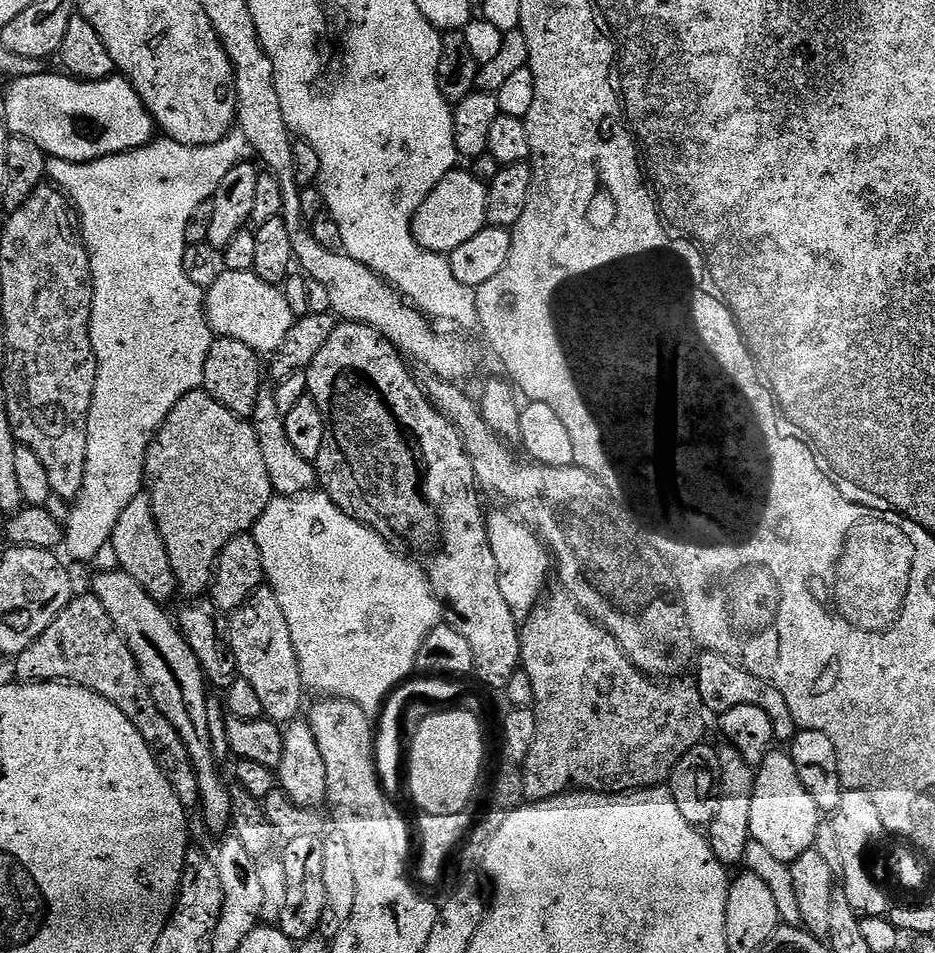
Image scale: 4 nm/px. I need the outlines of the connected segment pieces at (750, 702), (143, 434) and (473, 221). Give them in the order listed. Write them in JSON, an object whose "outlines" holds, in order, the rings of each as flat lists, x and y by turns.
{"outlines":[[[704,652,694,664,694,683,705,709,709,713,723,714,734,710,734,706,758,706,758,710,766,710,772,723,772,735,777,741,791,742,798,731,794,722,794,714,790,714,790,706,786,706,786,698,770,682,758,678,727,660,717,652]],[[229,134,223,140,214,142,210,146,186,146,167,138,153,139,152,143,145,148,135,148,133,152,123,152,113,156,104,156,100,160,92,160,89,164,75,164,65,160,49,159,47,179,55,187,59,188,69,201,74,205,75,215,78,217,78,227,82,233,85,248,90,256,90,270,92,271,92,285,94,286,94,298,92,299,92,325,90,326,90,338,92,349,96,355,96,385,94,386,94,398,88,415,88,437,86,438,86,470,80,497,74,502,71,509,70,540,72,545,68,548,68,556,72,560,95,561,98,550,102,546,112,543,114,526,118,526,118,518,122,518,122,510,134,502,136,496,141,495,145,487,144,463,148,447,156,431,162,426,162,422,174,410,174,406,186,394,197,391,204,383,204,367,206,366,206,354,210,350,214,333,208,324,208,315,204,313,205,289,194,286,190,278,186,278,184,269,184,250,186,238,186,222,202,206,202,202,212,199,212,195,218,190,218,182,230,174,230,170,238,162,236,156,235,135]],[[454,170,430,190,426,202,418,206,418,210,412,219,412,233,422,246,431,252,441,254,451,254,462,246,462,242,467,242,469,238,474,238,478,230,482,230,488,224,488,186,485,181,473,176,471,171]]]}

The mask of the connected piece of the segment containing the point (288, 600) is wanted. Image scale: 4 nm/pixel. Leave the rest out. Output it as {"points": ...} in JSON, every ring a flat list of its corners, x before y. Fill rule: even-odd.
{"points":[[315,491,306,492,302,496,276,496,266,506,262,518,258,518,250,534,258,542,258,550,262,554,267,587,274,590,278,603,282,605,282,614,286,614,286,622,290,626,290,638,294,638,294,650,298,654,298,666,304,679,305,689,309,693,317,692,315,695,320,698,353,700,362,711,375,713,375,708,379,709,385,703,389,693,413,675,416,655,424,640,420,632,416,632,416,620,412,620,412,612,396,612,396,604,388,604,388,600,396,600,396,592,384,592,384,588,380,588,380,564,384,564,384,552,380,552,380,541,383,540,381,536,372,528,359,524,354,518,347,516,331,498,317,494],[352,576,372,576,372,584,368,584,368,592,360,592,360,588,352,584],[372,620,384,620,384,628,388,628,388,620,392,620,392,628,396,628,396,624,404,624,404,640,360,640,360,636,388,636,388,632,368,632,368,628,372,628]]}

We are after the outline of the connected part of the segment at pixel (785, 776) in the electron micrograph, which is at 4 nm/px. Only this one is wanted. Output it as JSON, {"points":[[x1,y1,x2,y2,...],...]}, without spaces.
{"points":[[769,751,764,761,755,769,756,785,750,802,750,830,752,839,762,842,762,846,767,852,774,854,778,862,790,866,799,856,806,854,806,850,813,848,816,831,822,823,822,813,814,798,810,798,810,790,802,786,802,778,798,778,798,770,794,770,791,755,787,751,776,751]]}

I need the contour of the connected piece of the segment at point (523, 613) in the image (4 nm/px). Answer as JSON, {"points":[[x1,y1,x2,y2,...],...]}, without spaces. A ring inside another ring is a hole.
{"points":[[489,511,486,516,490,550,494,550,494,566,498,566,498,586,502,589,502,598,506,598,506,606,510,606,512,613,518,618,527,618,545,595,548,572,550,576,550,553,539,536,523,520,511,511,500,511,504,512]]}

